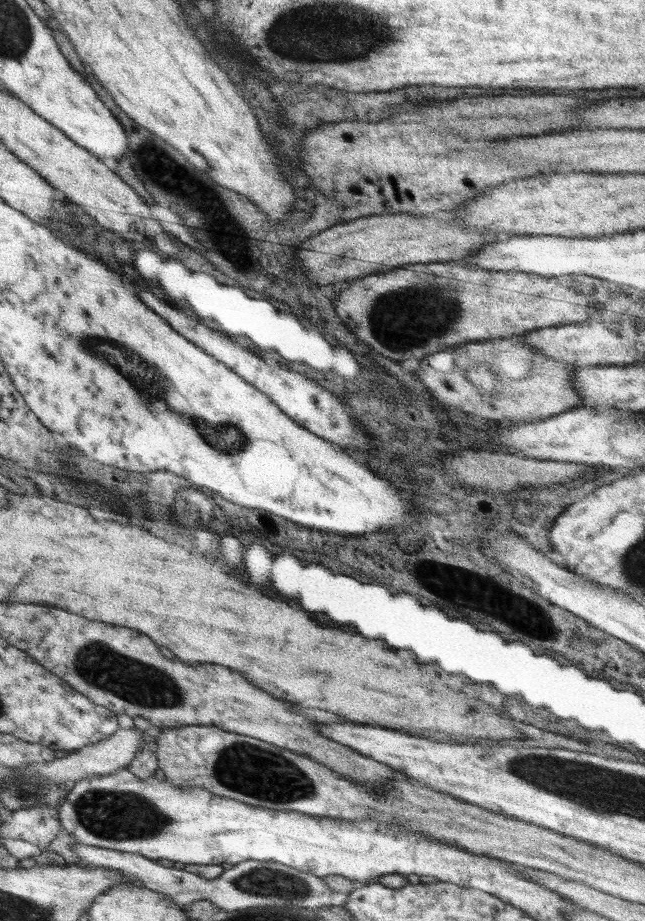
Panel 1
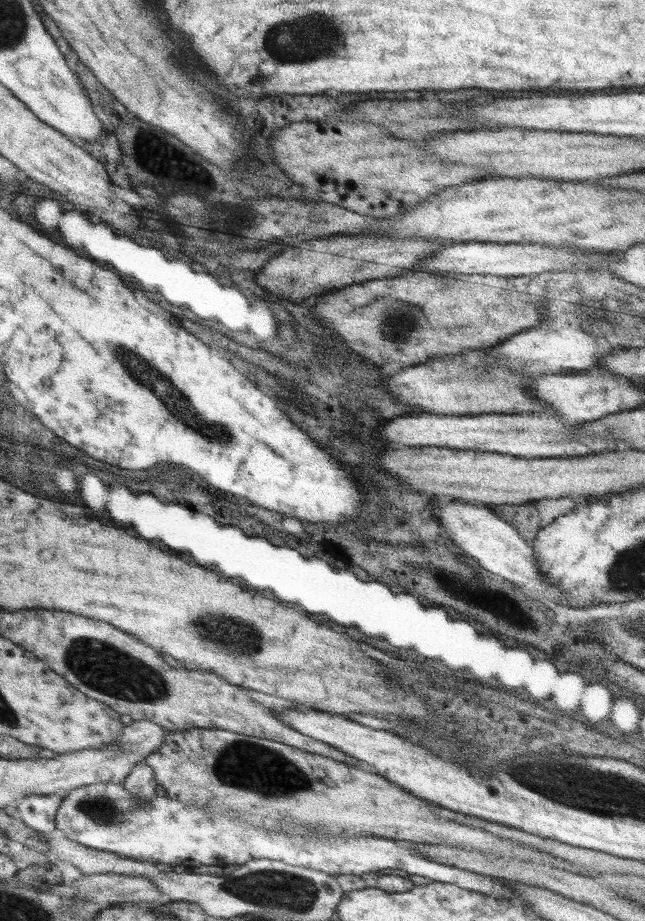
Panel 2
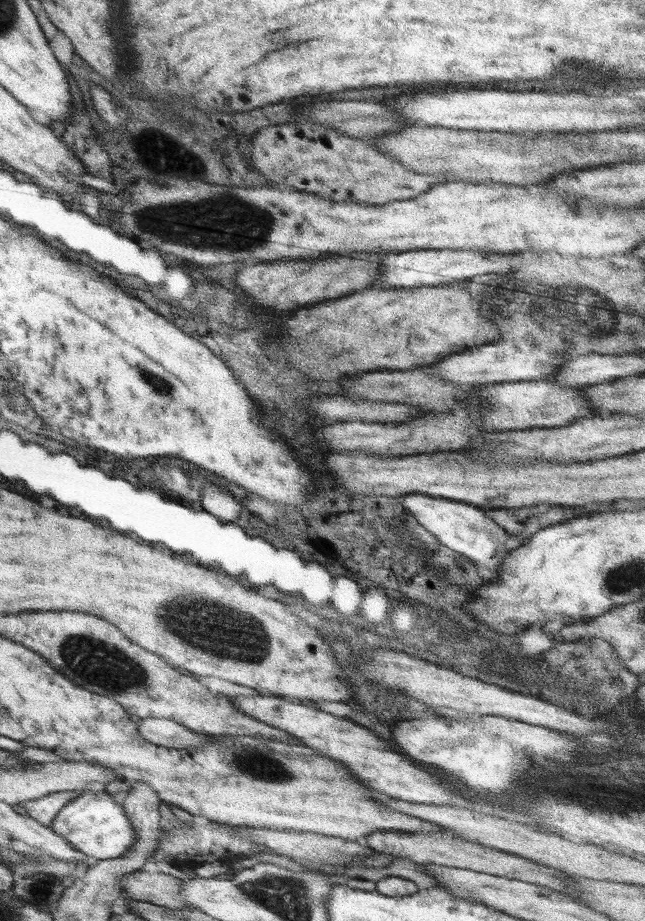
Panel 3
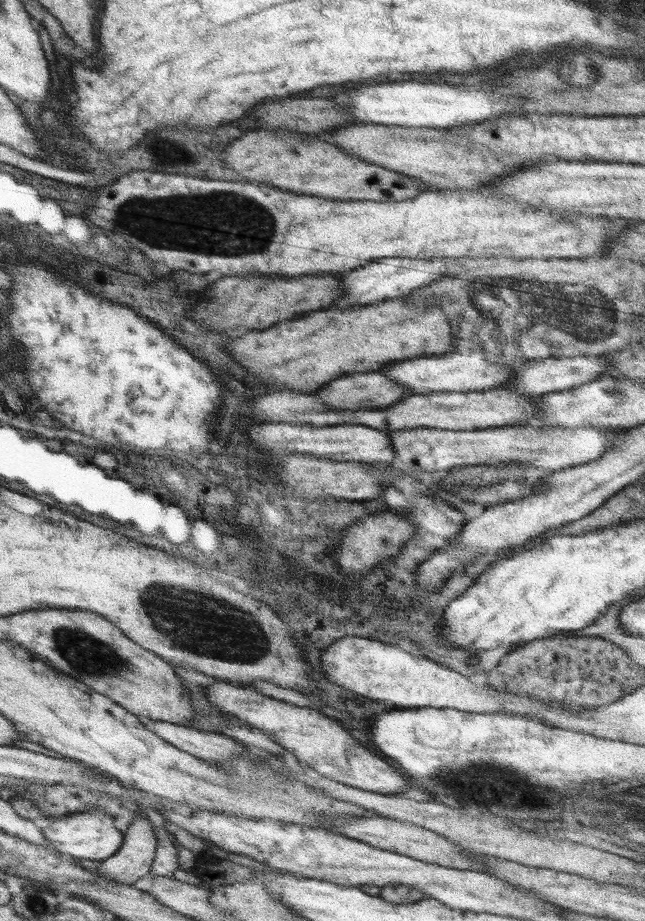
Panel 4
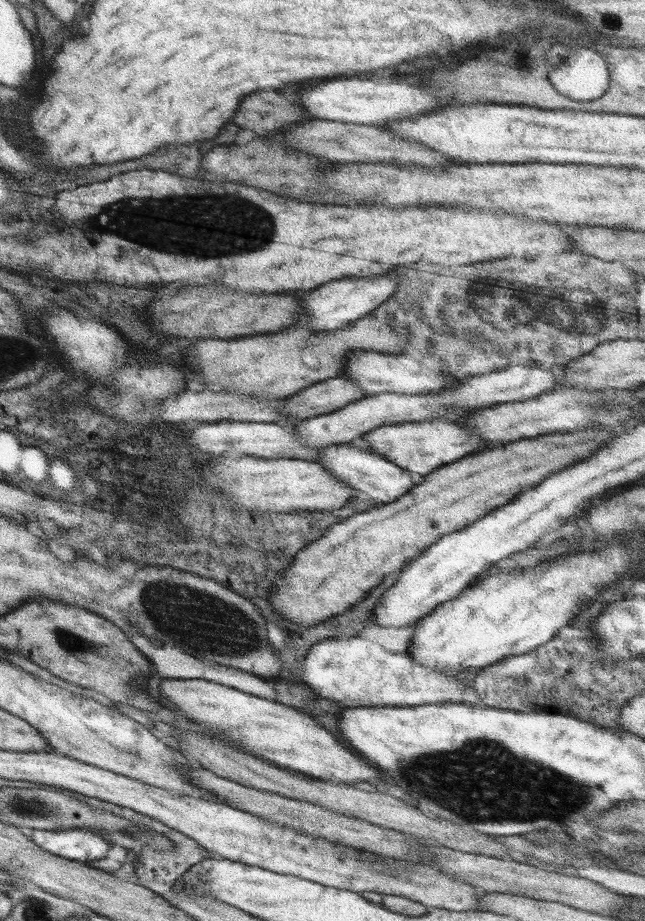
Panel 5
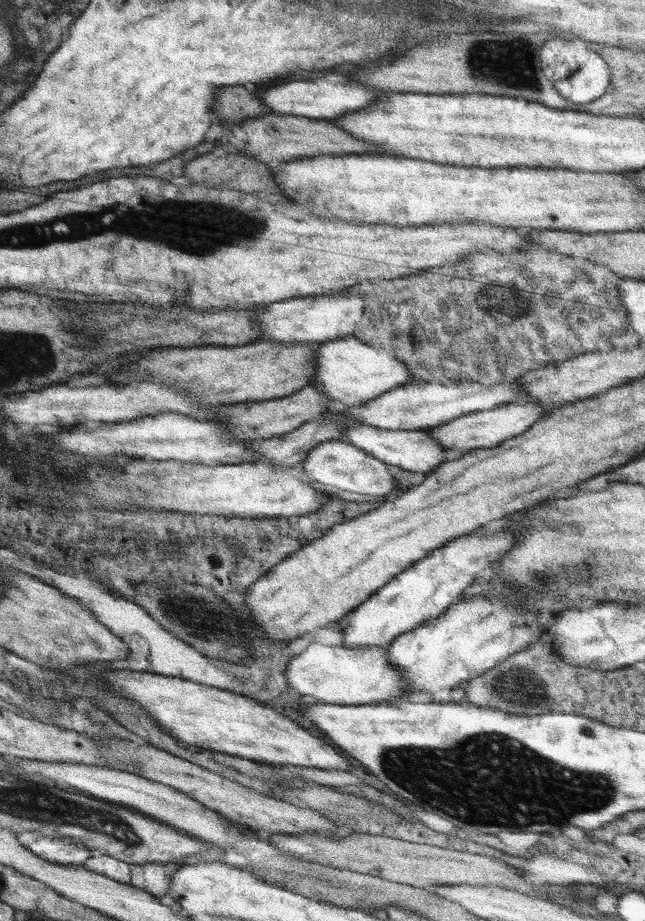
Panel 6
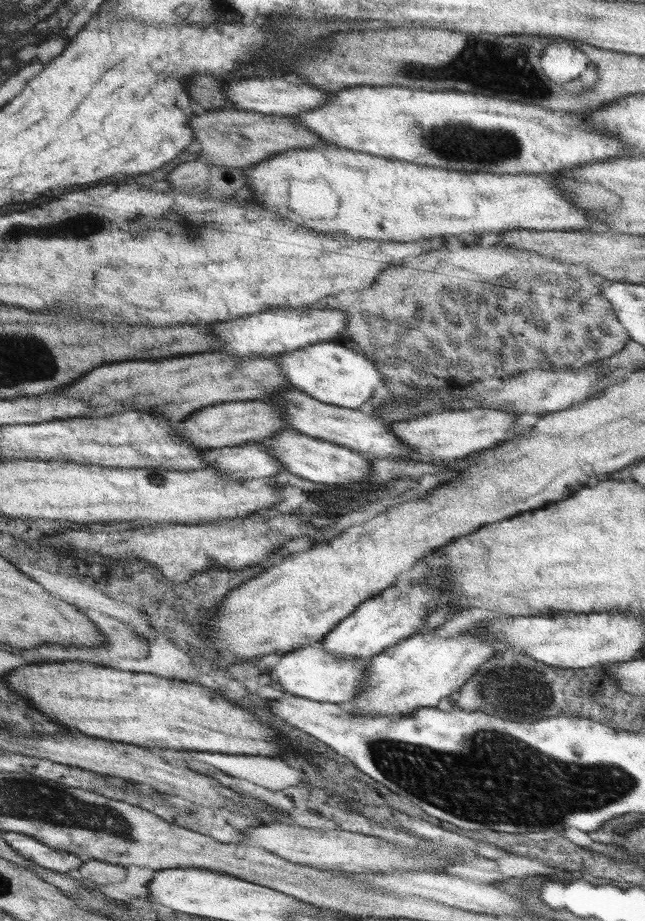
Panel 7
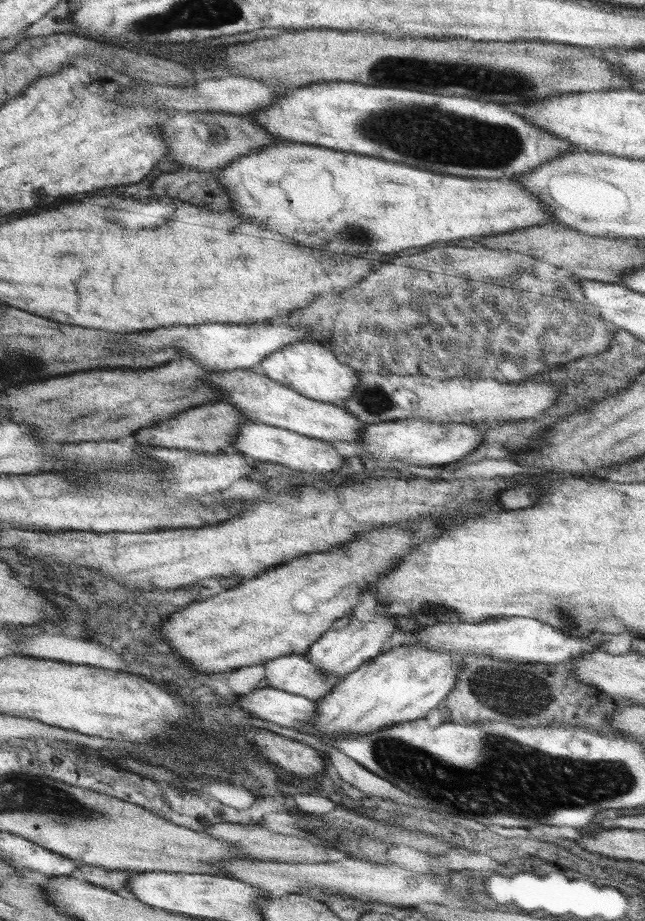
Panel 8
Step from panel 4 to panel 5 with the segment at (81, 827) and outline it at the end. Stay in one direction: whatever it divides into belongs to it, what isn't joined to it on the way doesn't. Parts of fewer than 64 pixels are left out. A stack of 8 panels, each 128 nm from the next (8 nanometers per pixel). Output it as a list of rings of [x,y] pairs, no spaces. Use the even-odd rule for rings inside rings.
[[[36,830],[28,836],[44,850],[69,858],[72,861],[86,863],[106,857],[112,844],[89,830]]]

